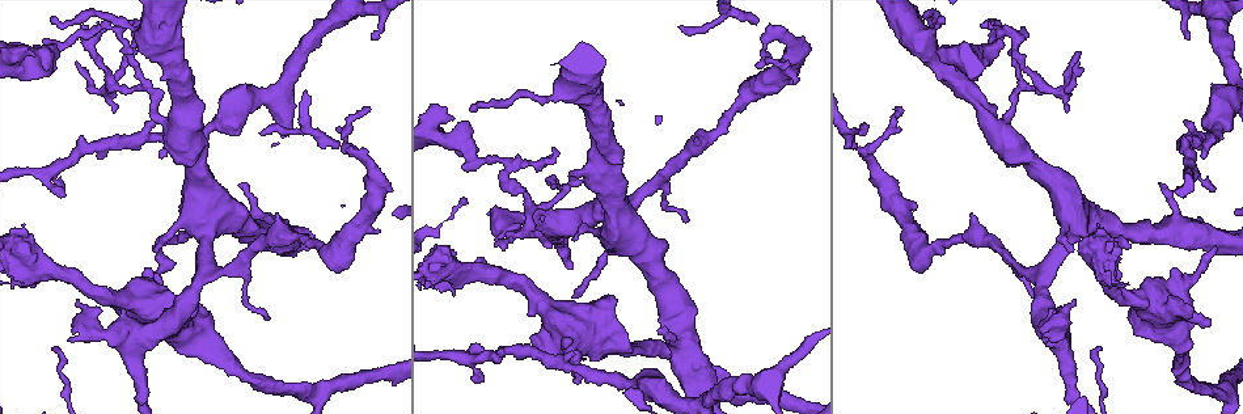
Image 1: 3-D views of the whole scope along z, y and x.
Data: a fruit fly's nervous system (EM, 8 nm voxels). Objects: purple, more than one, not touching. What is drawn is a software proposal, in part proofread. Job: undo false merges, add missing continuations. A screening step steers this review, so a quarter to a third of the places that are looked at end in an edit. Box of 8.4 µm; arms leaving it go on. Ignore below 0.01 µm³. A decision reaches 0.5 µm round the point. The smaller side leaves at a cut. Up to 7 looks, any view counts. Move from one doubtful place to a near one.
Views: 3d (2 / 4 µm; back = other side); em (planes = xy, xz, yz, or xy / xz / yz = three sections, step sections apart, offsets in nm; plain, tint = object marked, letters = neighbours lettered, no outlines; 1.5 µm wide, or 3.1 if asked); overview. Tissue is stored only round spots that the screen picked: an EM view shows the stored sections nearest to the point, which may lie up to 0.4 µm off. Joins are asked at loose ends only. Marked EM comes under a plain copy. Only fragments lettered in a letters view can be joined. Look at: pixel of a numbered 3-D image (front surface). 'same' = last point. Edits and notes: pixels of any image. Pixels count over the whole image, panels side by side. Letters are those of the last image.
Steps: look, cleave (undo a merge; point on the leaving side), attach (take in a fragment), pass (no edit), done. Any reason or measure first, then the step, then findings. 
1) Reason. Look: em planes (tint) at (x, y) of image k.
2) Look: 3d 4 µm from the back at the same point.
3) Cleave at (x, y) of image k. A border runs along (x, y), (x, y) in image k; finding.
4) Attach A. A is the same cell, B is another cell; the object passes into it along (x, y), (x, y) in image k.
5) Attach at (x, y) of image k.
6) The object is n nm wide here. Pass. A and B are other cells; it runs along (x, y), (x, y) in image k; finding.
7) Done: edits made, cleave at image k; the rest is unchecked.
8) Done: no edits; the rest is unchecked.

Branch stops here. Look: em planes (letters) at (535, 336) of image 1.

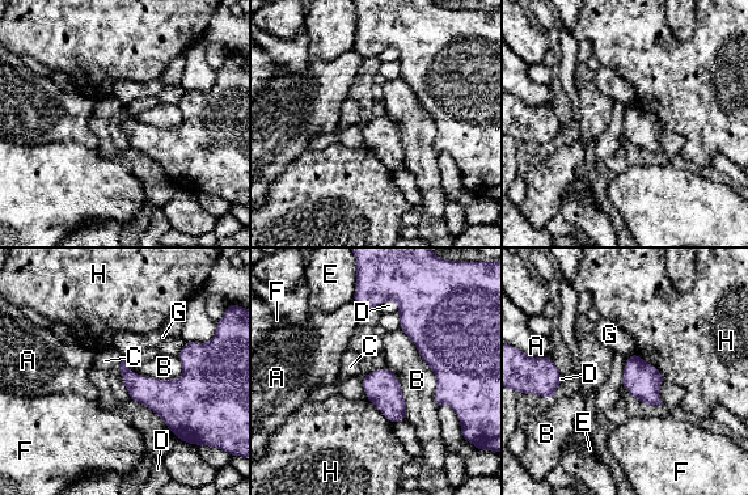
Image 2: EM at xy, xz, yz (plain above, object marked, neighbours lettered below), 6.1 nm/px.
Pass. A, B, C, D, E, F, G and H are other cells; a border runs along (123, 356), (114, 367) in image 2; none of them fits.

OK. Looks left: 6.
Look: 3d 4 µm at (590, 173) of image 1.

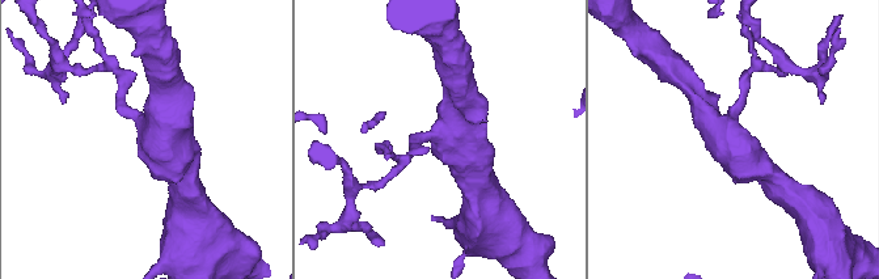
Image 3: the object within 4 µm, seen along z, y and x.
3 arms meet here; now the EM. Look: em planes (letters) at (732, 127) of image 3.

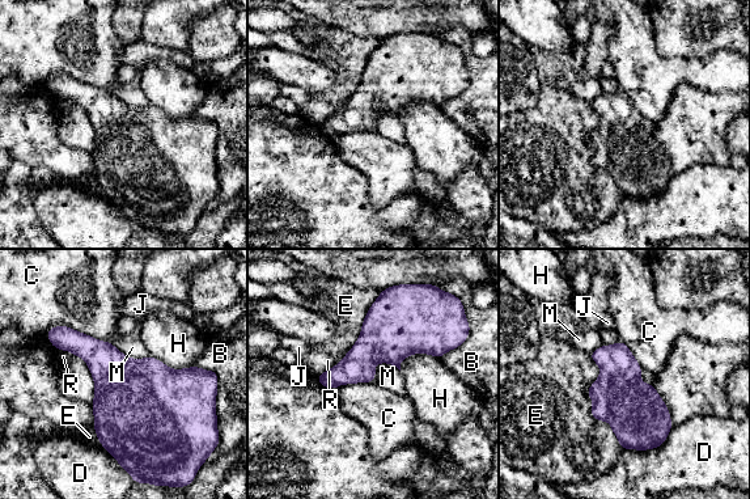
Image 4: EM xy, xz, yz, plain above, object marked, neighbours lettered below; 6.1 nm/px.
The longest contact is with E, 600 nm. Pass. B, C, D, E, H, J, M and R are other cells; continuous, no second cell.

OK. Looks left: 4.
Branch stops here. Look: em xy step 4 (tint) at (113, 112) of image 1.

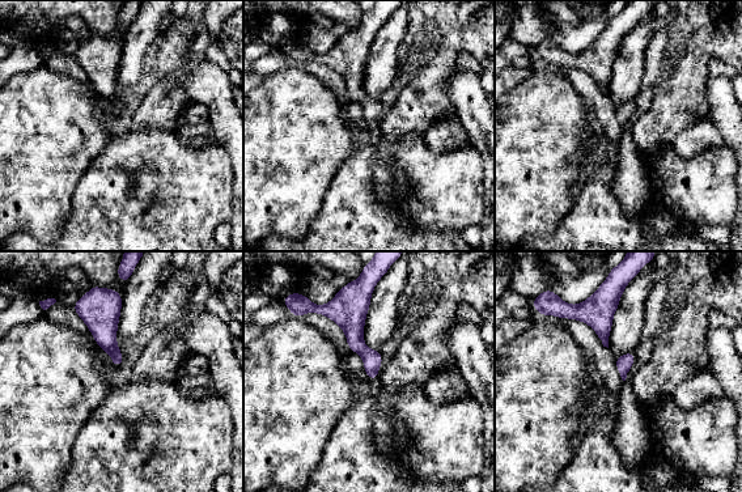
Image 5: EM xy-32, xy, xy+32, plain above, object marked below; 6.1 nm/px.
Look: em planes (tint) at the same point.

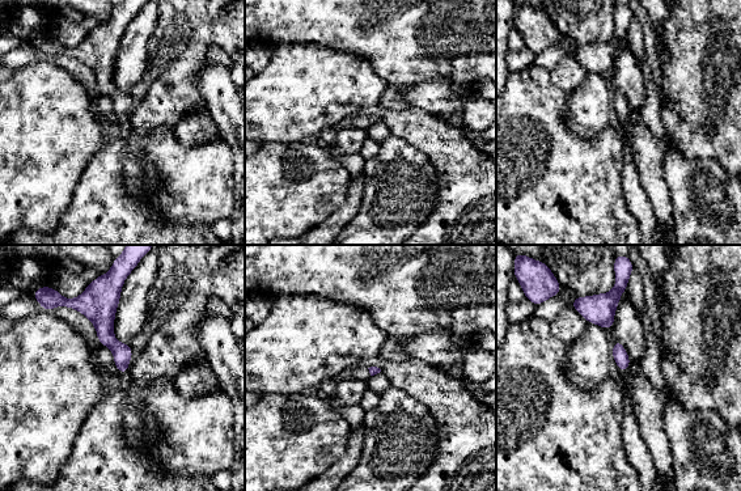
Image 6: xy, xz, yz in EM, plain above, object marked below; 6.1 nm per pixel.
What lies round it. Look: em planes (letters) at the same point.

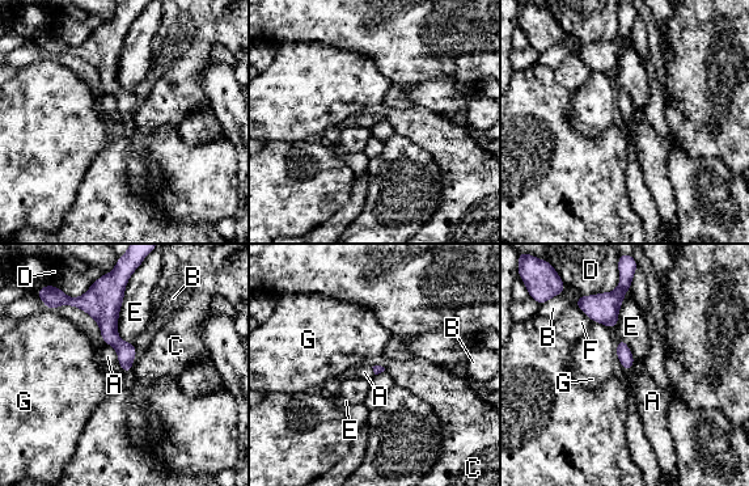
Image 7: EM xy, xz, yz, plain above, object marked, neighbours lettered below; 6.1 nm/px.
The longest contact is with E, 400 nm. Pass. A, B, C, D, E, F and G are other cells; a border runs along (104, 342), (115, 350), (122, 368) in image 7; no lettered fragment goes on from it.

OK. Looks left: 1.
Done: no edits; the rest is unchecked.

